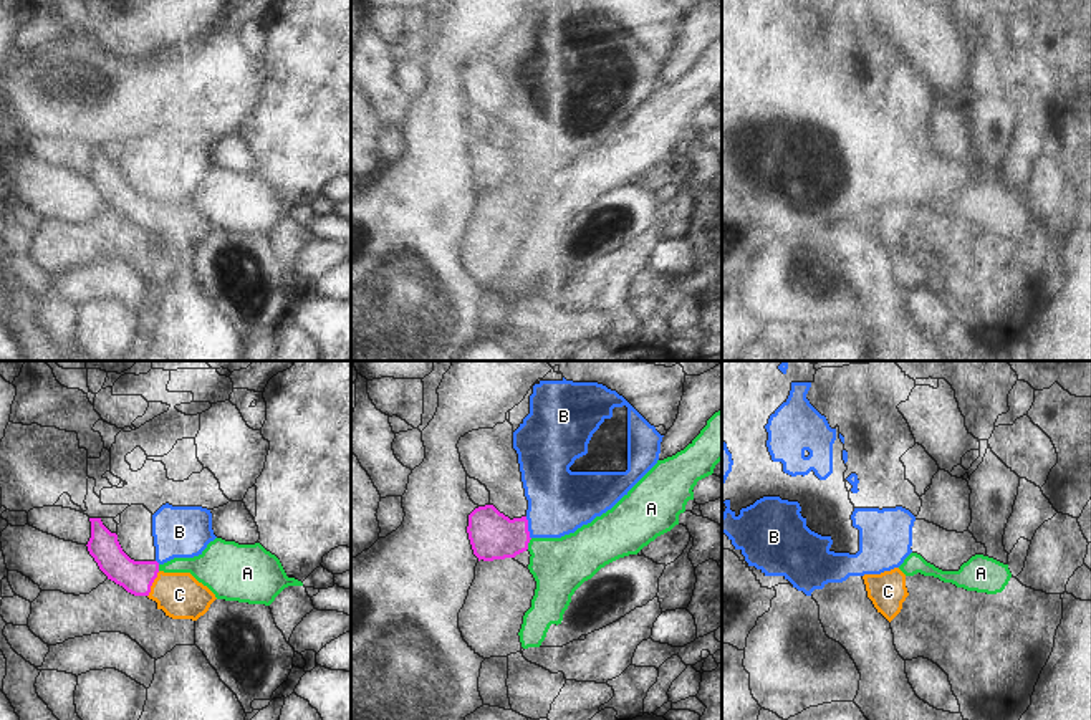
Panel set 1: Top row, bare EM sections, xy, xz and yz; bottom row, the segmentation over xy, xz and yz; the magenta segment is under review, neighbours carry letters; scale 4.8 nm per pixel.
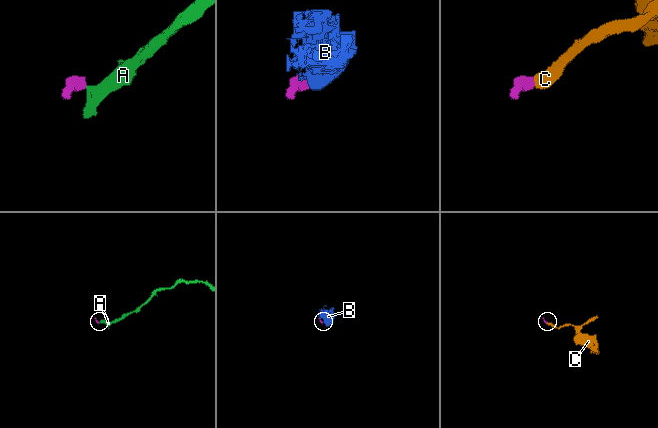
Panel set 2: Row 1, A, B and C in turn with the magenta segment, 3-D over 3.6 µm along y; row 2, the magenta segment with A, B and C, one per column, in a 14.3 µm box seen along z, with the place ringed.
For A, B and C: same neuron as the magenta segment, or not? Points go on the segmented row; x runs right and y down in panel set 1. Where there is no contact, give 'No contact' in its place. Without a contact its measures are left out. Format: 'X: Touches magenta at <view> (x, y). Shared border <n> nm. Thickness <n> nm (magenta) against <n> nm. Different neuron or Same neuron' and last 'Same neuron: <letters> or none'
A: Touches magenta at xz (528, 542). Shared border 60 nm. Thickness 220 nm (magenta) against 280 nm. Different neuron
B: Touches magenta at xz (527, 528). Shared border 110 nm. Thickness 220 nm (magenta) against 320 nm. Different neuron
C: Touches magenta at xy (151, 585). Shared border 140 nm. Thickness 160 nm (magenta) against 220 nm. Same neuron
Same neuron: C.

